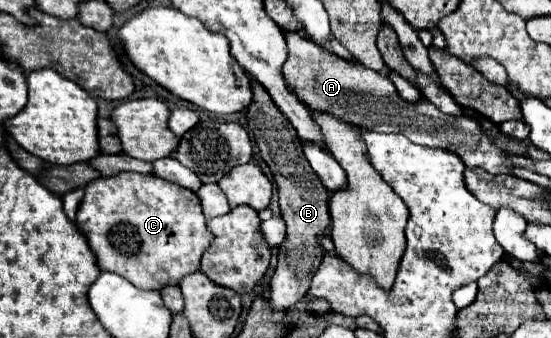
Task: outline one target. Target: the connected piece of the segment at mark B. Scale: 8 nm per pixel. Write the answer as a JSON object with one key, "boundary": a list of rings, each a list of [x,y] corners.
{"boundary":[[[253,82],[253,96],[253,104],[245,110],[247,124],[253,130],[261,158],[273,172],[279,190],[281,216],[287,226],[287,238],[279,246],[279,264],[271,280],[271,304],[275,310],[291,310],[309,290],[311,278],[325,256],[319,240],[327,234],[331,222],[329,190],[325,190],[323,182],[319,182],[319,176],[311,170],[303,154],[303,142],[295,134],[295,128],[287,122],[287,118],[283,118],[283,114],[279,114],[275,102],[259,82]]]}

